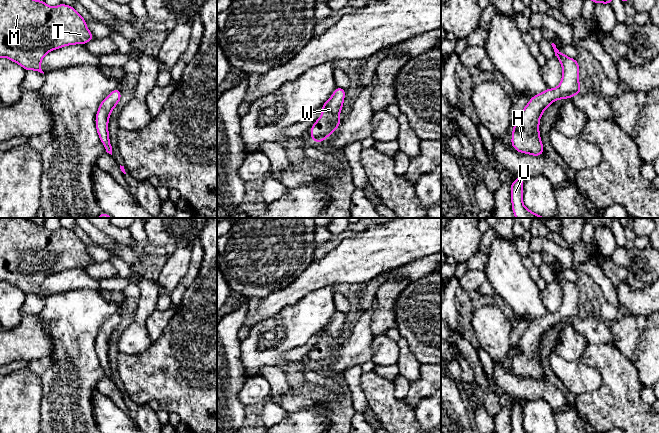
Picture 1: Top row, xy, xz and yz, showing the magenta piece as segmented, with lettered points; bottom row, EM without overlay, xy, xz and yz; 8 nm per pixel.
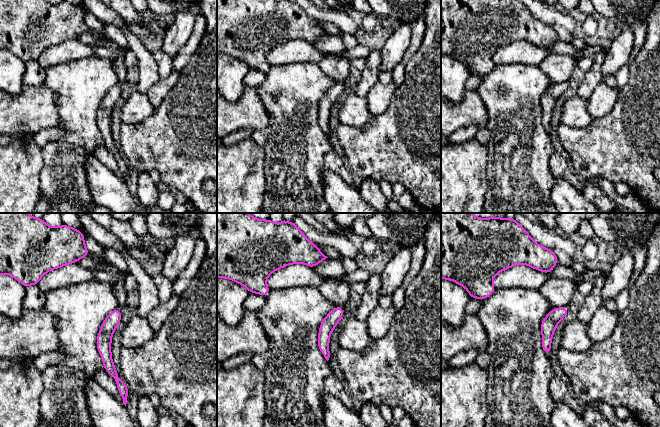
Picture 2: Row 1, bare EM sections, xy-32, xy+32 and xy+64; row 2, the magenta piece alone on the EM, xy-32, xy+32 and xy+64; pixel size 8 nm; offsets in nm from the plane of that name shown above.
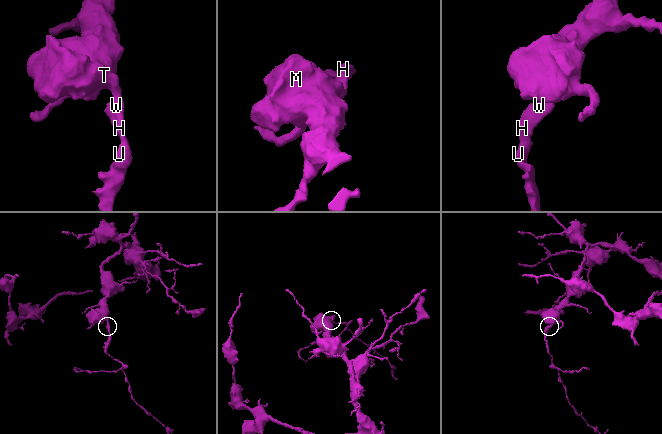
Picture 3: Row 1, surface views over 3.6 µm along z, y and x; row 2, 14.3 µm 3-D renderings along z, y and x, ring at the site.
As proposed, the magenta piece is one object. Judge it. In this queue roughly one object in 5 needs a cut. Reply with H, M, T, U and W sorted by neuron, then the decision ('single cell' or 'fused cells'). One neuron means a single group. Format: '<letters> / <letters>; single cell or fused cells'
H M T U W; single cell

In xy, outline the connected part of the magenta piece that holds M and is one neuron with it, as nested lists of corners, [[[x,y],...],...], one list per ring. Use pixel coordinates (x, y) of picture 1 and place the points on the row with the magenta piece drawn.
[[[0,0],[0,57],[6,57],[12,61],[15,61],[20,66],[22,66],[26,71],[36,70],[44,74],[44,72],[42,71],[40,67],[40,63],[43,57],[49,51],[59,49],[66,45],[72,45],[72,44],[84,45],[86,42],[93,39],[95,39],[95,37],[88,30],[85,19],[72,6],[68,6],[61,3],[60,5],[56,7],[49,7],[44,1],[38,1],[38,0]]]

